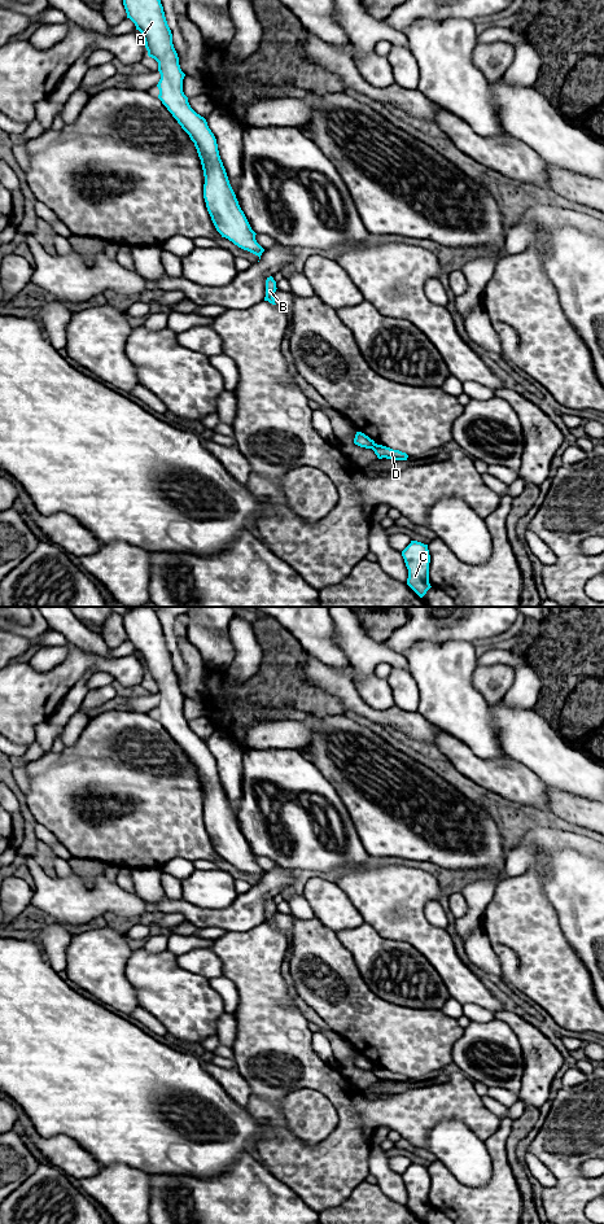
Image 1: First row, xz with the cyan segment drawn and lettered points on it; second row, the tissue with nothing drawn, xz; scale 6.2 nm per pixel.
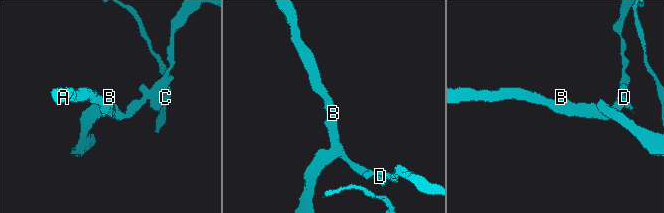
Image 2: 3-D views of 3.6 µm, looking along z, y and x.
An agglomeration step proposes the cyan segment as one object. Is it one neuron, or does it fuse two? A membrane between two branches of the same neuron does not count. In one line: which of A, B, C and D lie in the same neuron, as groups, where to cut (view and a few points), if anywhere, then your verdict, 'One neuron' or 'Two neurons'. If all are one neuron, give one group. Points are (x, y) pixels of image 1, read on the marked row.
Groups: A B C / D. Split along xz (376, 444), (371, 447). Two neurons

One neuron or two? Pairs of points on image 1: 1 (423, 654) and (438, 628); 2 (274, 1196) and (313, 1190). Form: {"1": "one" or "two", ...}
{"1": "two", "2": "two"}

